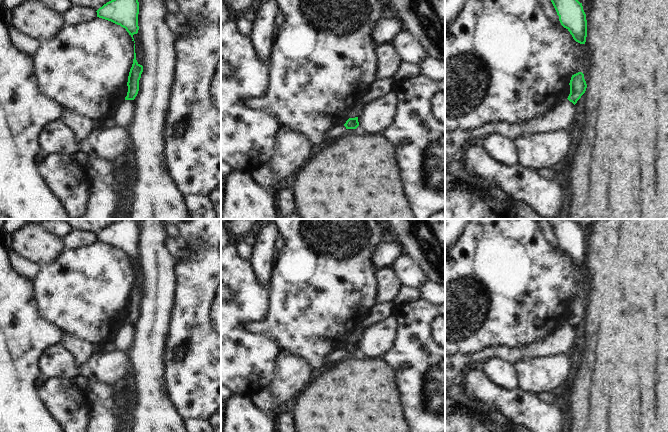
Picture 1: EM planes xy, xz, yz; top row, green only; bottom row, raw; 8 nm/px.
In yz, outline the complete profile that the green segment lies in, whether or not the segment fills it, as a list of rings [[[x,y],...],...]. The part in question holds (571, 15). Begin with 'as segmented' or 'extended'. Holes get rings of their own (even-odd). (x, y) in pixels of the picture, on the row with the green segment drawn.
as segmented | [[[551,0],[561,25],[566,28],[573,39],[585,44],[587,37],[587,20],[582,3],[578,0]]]

